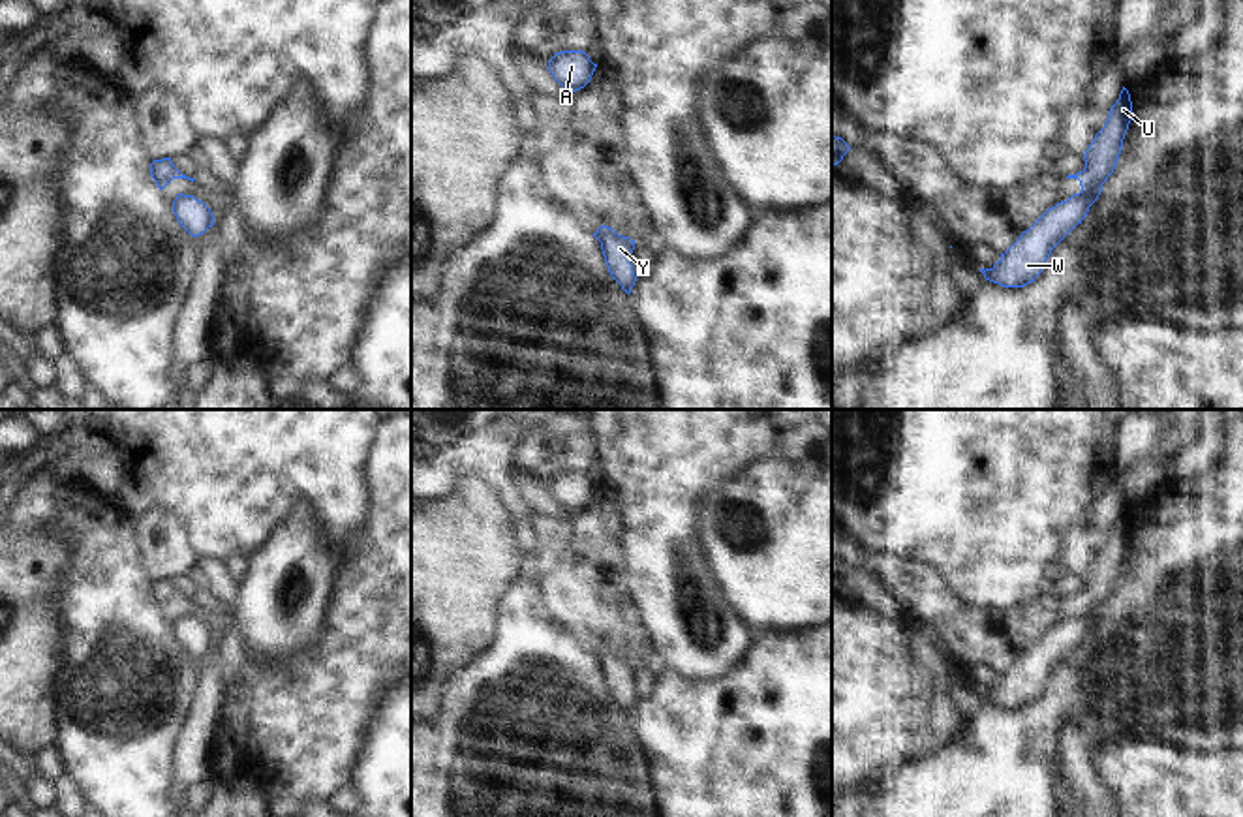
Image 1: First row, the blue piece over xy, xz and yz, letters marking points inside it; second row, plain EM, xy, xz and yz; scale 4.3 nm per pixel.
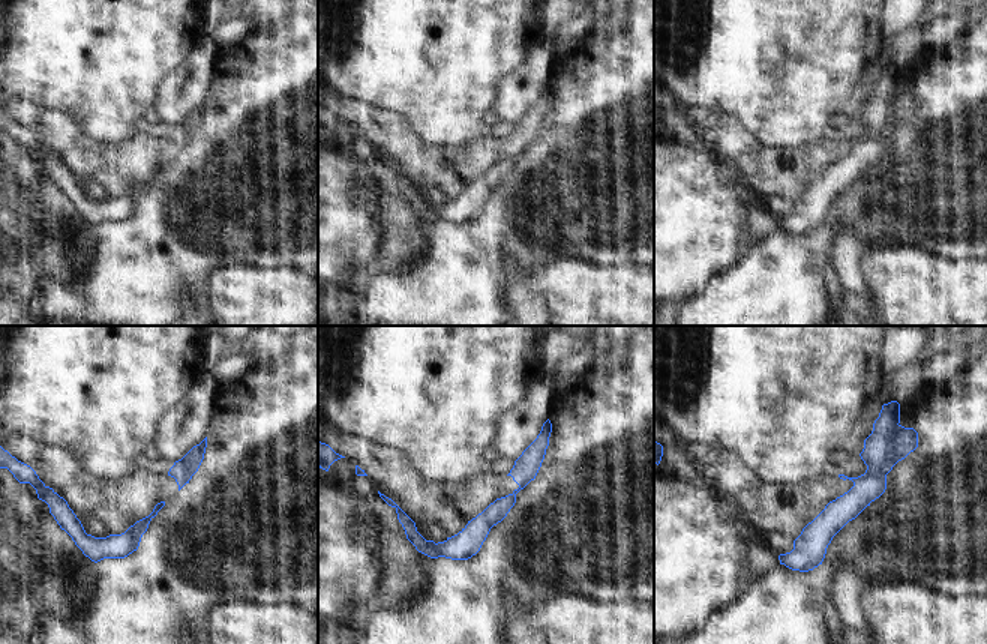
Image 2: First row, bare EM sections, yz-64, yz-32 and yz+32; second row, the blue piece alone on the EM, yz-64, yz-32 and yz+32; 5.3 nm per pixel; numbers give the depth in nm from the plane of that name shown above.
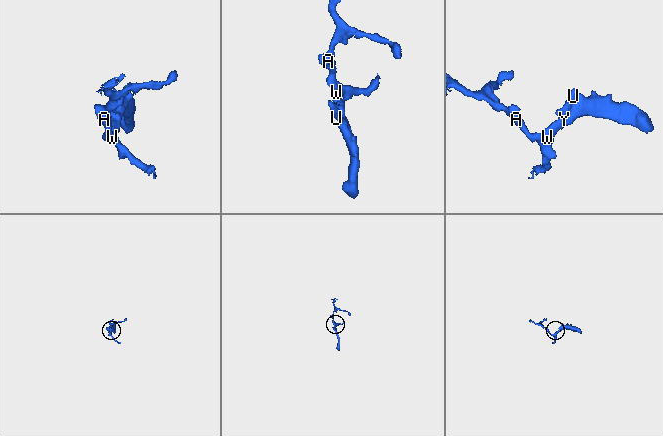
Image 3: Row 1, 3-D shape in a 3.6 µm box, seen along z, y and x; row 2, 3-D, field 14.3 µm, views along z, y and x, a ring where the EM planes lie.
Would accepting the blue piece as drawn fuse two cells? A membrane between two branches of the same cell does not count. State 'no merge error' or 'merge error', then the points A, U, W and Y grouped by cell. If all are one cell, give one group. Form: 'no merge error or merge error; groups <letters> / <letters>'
merge error; groups A W Y / U

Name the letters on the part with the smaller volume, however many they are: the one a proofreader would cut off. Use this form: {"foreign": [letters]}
{"foreign": ["U"]}

